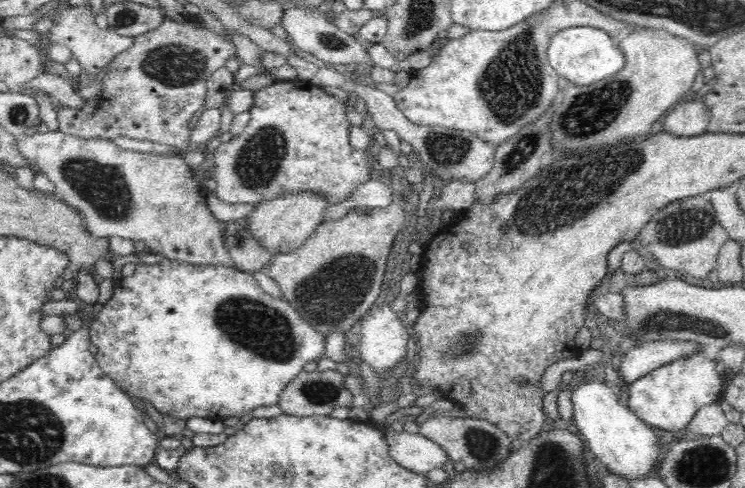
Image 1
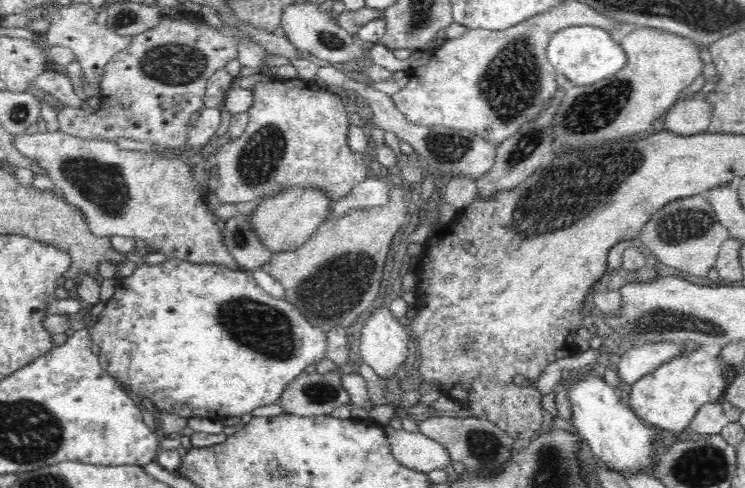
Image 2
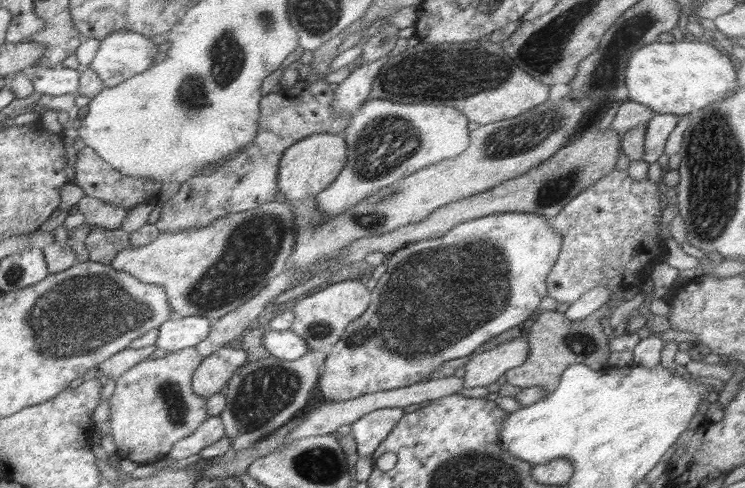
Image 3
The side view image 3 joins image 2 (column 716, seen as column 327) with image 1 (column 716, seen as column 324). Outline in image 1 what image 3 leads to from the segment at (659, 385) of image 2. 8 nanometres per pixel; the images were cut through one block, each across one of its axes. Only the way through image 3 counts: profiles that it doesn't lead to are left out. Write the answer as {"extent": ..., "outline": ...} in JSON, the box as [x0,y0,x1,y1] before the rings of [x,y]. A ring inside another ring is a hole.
{"extent":[628,351,726,433],"outline":[[[703,351],[671,360],[629,384],[628,407],[655,429],[681,433],[700,408],[721,398],[726,378],[718,371],[719,367],[718,361],[706,358]]]}

